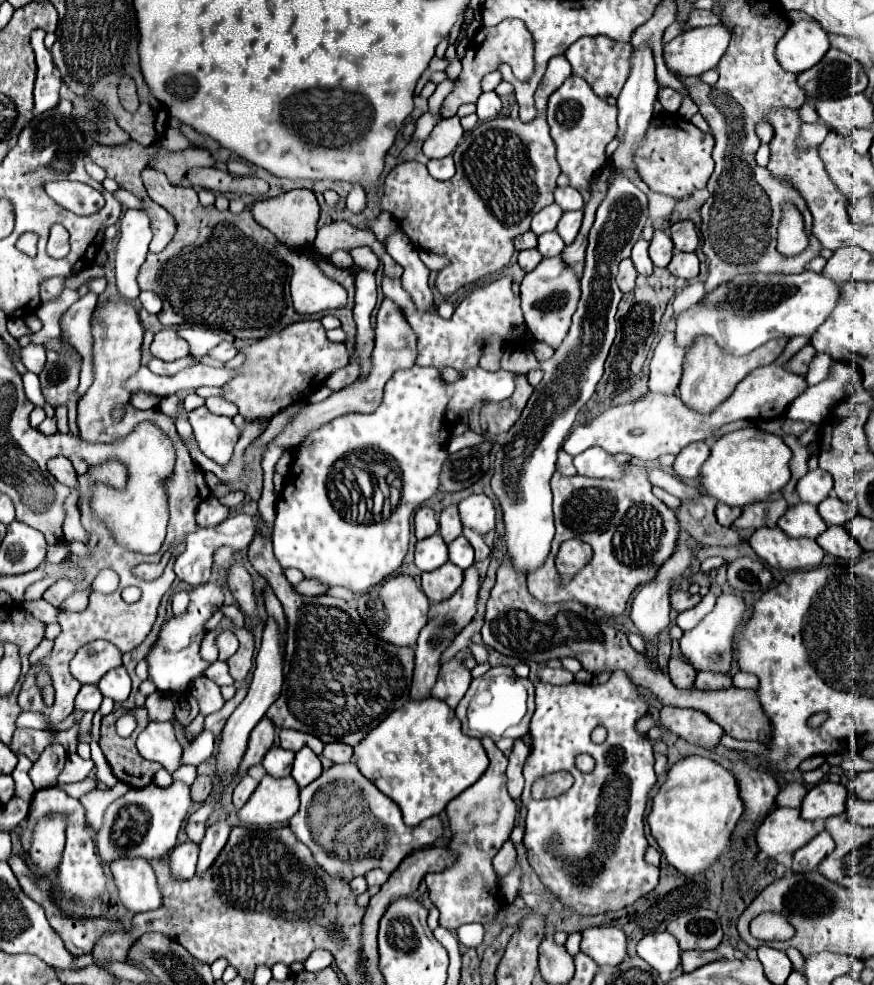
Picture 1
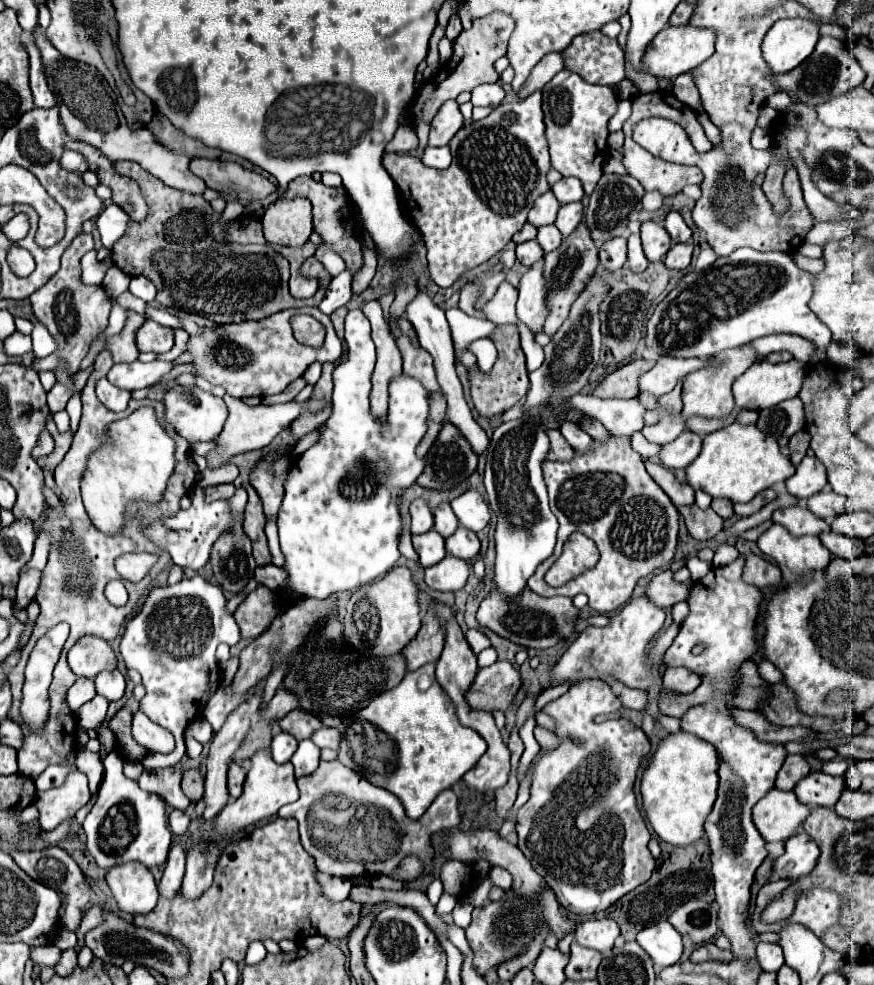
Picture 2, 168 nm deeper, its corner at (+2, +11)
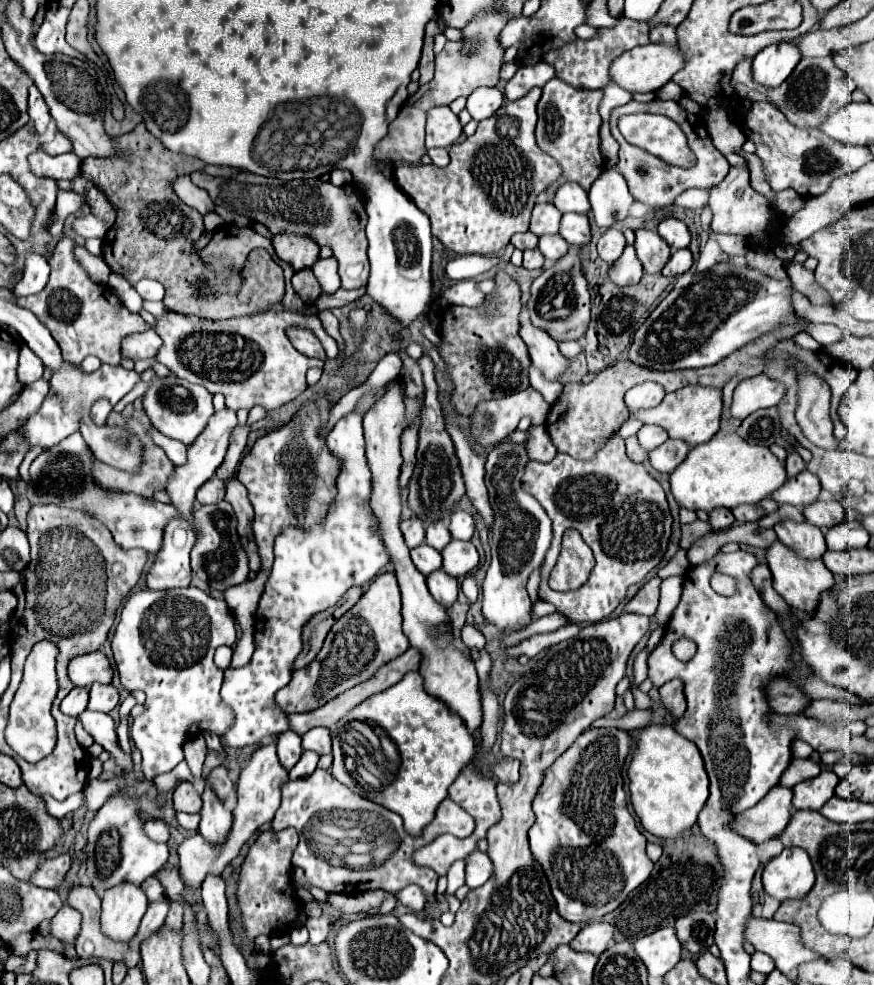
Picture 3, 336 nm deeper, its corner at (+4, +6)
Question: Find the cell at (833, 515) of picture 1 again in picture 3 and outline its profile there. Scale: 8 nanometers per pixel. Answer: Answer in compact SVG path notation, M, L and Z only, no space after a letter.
M814 501L804 507L804 517L808 523L818 525L823 532L827 532L830 527L842 523L844 507L838 501Z

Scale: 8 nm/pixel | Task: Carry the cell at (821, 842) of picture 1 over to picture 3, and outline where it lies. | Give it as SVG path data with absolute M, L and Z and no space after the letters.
M788 847L774 857L762 873L764 891L780 901L800 899L814 885L814 869L810 857L800 847Z

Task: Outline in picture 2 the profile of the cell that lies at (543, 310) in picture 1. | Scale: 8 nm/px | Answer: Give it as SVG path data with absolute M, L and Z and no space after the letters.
M534 264L520 280L520 296L516 302L516 314L530 332L542 332L542 324L548 316L546 308L546 280L542 276L542 264Z

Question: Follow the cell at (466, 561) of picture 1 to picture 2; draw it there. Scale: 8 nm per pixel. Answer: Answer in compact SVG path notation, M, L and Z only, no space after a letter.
M460 526L450 538L446 538L446 552L462 560L472 560L480 552L480 540L474 532Z

